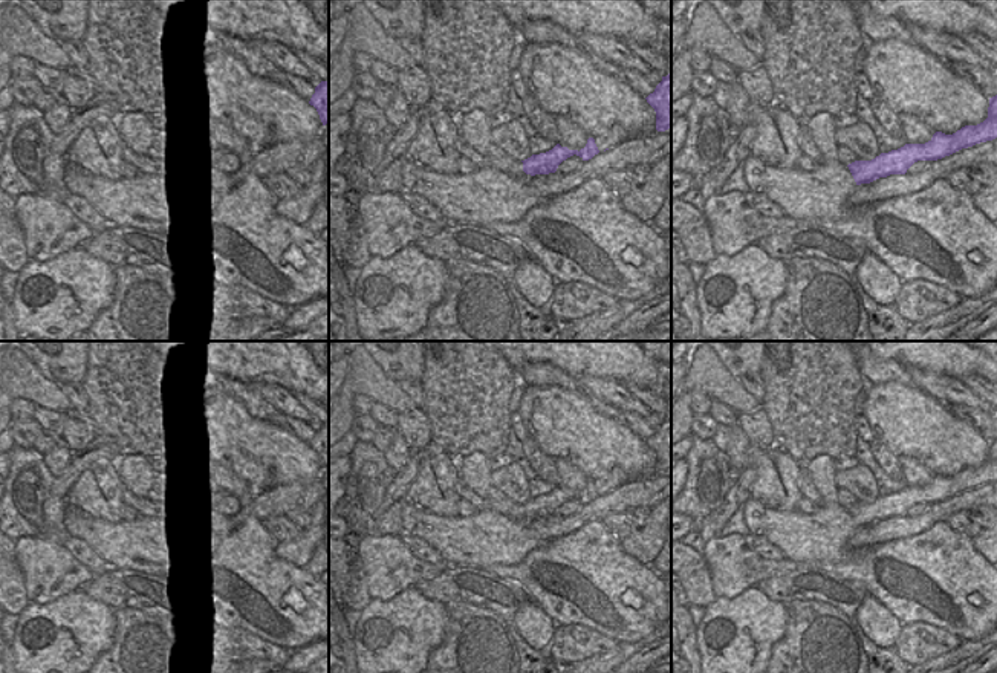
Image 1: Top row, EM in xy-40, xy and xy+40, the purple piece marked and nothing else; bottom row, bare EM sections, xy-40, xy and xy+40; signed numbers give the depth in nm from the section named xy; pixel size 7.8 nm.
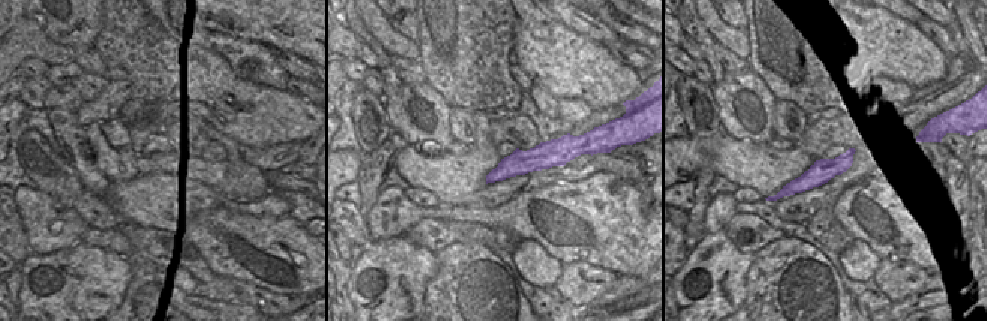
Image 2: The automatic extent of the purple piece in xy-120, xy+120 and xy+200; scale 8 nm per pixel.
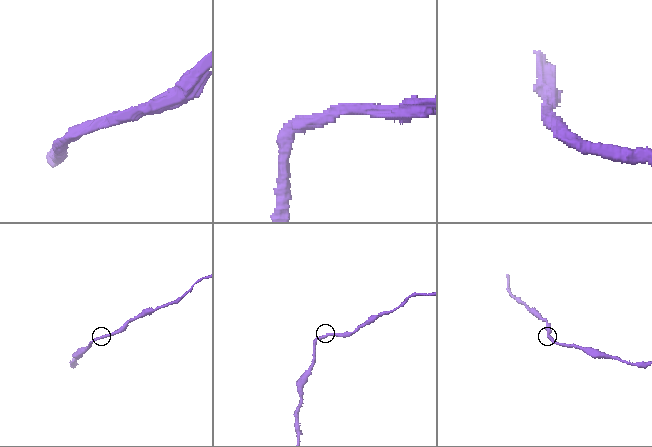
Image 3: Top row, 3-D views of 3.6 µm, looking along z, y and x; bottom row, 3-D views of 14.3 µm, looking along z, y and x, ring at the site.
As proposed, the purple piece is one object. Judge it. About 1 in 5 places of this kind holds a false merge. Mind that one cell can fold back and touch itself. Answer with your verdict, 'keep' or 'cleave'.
keep

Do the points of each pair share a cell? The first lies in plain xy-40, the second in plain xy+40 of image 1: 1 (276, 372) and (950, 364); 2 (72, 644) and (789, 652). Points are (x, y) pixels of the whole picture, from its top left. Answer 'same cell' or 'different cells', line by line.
1: same cell
2: different cells

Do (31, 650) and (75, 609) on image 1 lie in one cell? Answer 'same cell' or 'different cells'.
same cell

